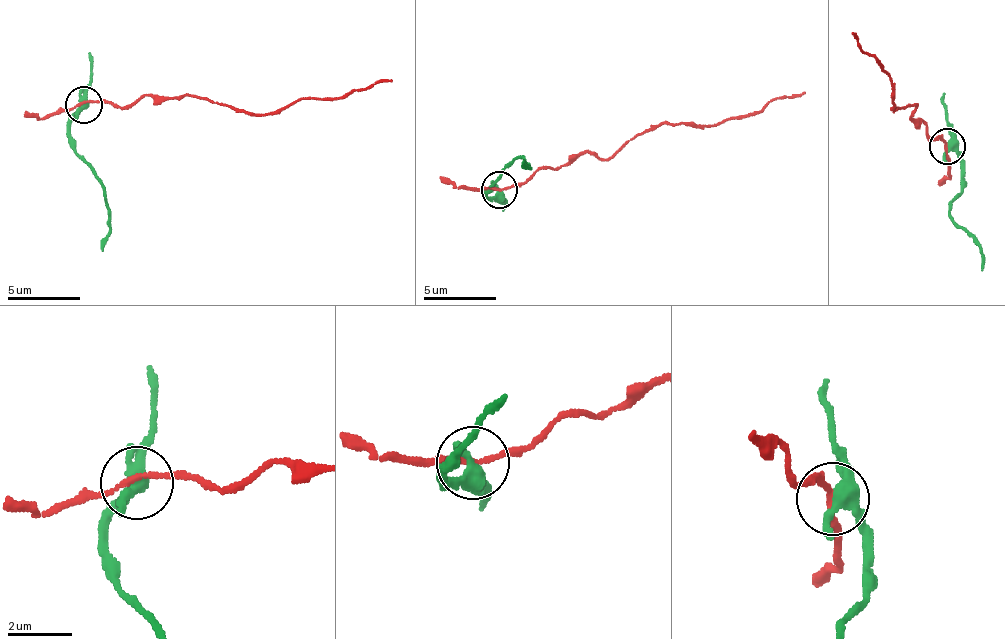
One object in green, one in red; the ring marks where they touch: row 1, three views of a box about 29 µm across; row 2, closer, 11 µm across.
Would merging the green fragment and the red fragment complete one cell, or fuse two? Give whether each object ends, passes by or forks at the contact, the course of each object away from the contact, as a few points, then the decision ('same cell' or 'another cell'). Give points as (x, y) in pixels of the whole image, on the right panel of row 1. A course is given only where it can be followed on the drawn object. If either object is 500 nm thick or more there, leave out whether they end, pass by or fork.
green passes by; red passes by; green runs (948, 145), (962, 165), (962, 188), (948, 215), (974, 240), (981, 270); red runs (948, 145), (941, 134), (931, 140), (921, 118), (910, 115), (918, 103), (894, 109), (889, 73), (851, 33); another cell

